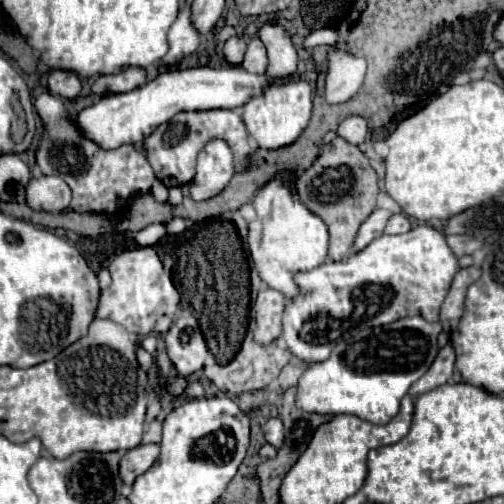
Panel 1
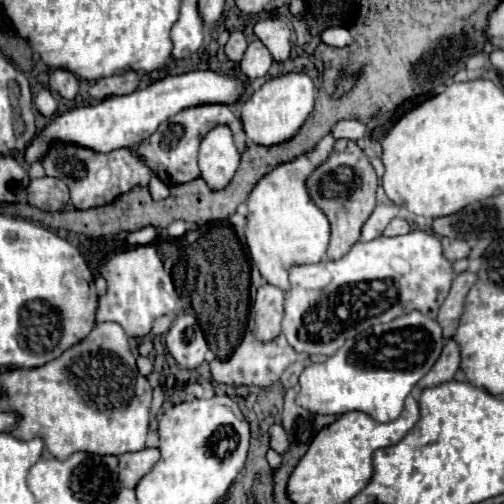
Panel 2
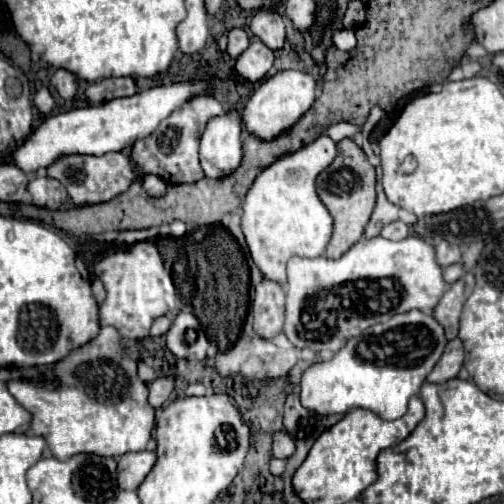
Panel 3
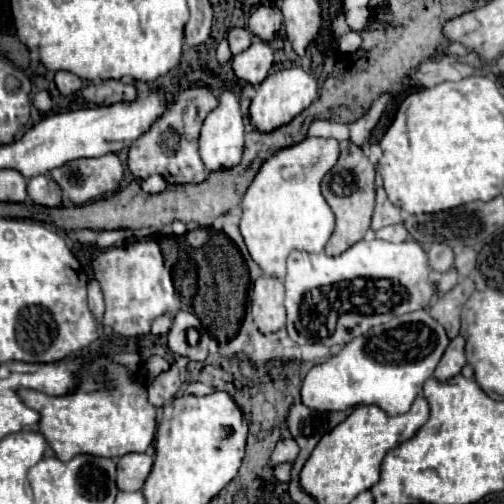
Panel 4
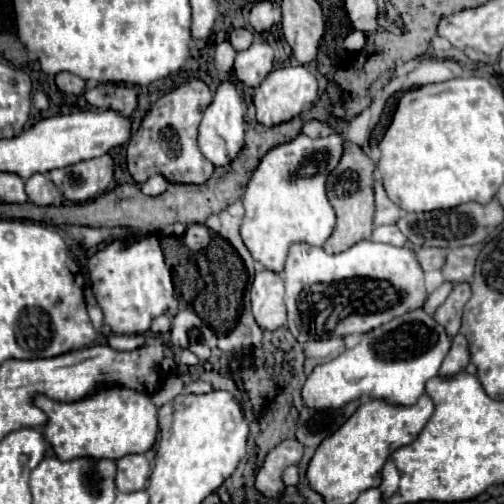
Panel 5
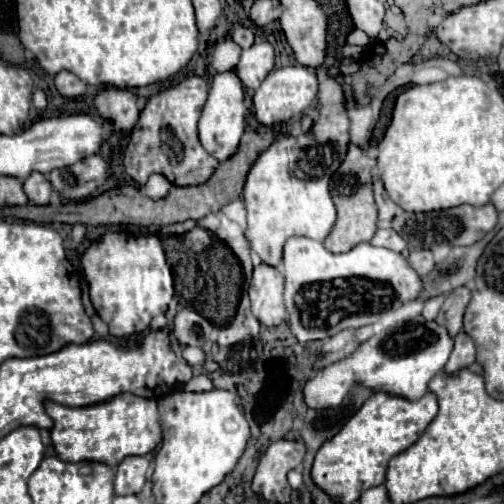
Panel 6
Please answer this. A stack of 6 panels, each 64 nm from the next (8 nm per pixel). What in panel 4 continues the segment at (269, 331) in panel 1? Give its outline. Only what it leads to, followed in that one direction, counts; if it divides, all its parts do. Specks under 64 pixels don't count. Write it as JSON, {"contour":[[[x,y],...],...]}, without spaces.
{"contour":[[[260,276],[252,290],[252,316],[262,334],[280,330],[286,324],[284,284],[274,276]]]}

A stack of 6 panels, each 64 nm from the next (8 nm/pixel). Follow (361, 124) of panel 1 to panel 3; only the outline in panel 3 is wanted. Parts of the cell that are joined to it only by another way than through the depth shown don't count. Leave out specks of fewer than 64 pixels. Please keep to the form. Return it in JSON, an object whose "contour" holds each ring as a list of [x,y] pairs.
{"contour":[[[336,124],[336,126],[330,126],[324,134],[332,136],[336,142],[340,142],[344,138],[352,138],[356,130],[358,130],[358,126],[352,126],[352,124]]]}

